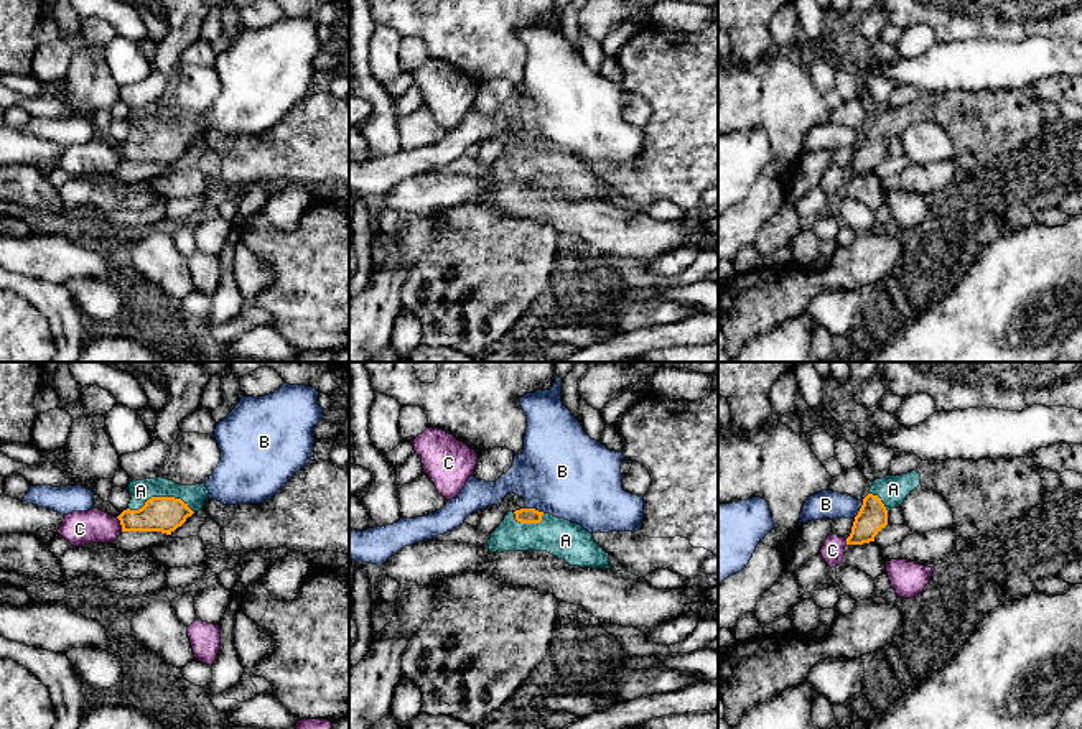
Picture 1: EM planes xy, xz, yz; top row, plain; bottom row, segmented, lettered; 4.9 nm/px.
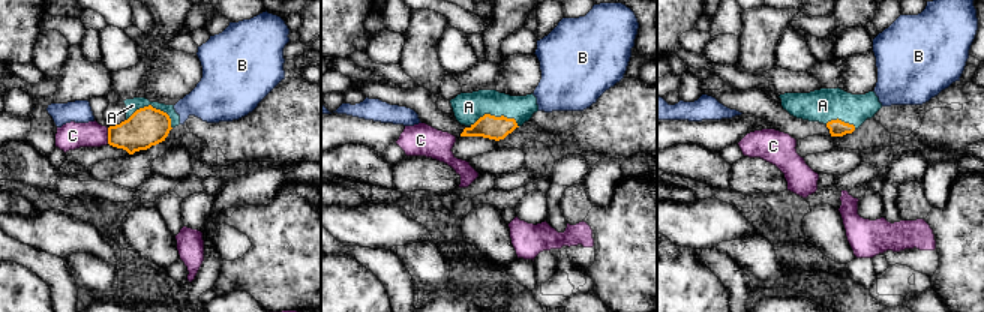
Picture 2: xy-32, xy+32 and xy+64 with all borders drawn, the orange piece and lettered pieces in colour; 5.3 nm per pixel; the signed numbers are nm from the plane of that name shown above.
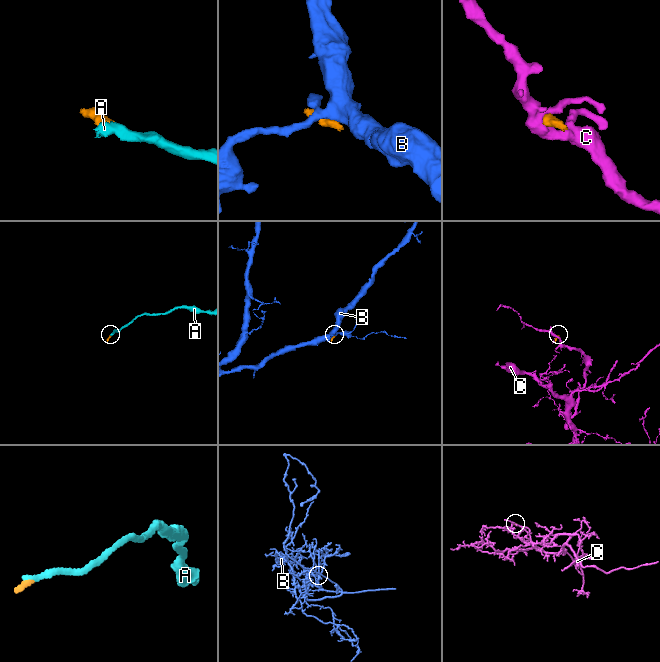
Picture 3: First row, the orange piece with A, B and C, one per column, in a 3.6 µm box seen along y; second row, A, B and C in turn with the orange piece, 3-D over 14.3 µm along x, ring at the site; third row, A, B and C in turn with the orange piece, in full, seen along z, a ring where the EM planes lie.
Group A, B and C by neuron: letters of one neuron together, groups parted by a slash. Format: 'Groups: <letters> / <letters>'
Groups: A / B / C

